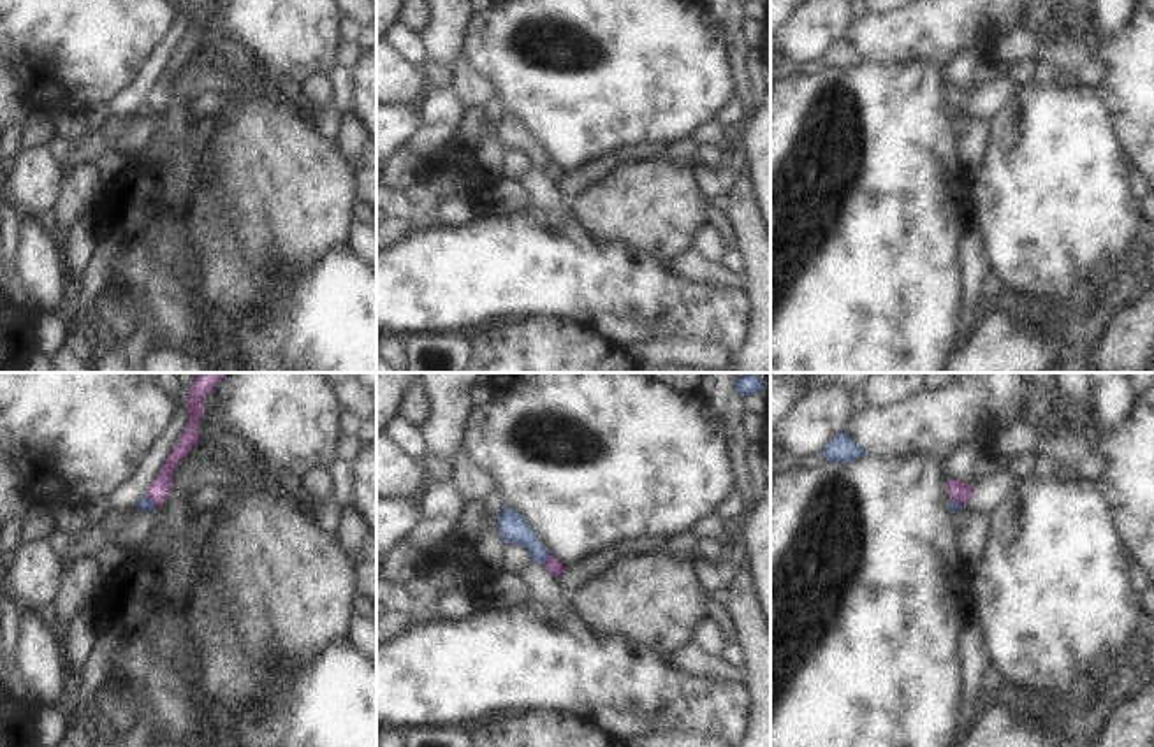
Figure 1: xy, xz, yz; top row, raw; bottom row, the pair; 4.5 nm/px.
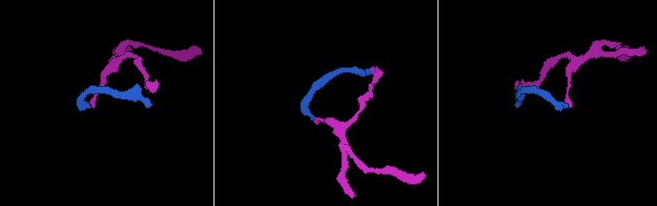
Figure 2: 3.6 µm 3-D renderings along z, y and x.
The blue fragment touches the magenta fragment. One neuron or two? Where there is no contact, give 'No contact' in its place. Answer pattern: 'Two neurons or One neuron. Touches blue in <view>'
Two neurons. Touches blue in xy

